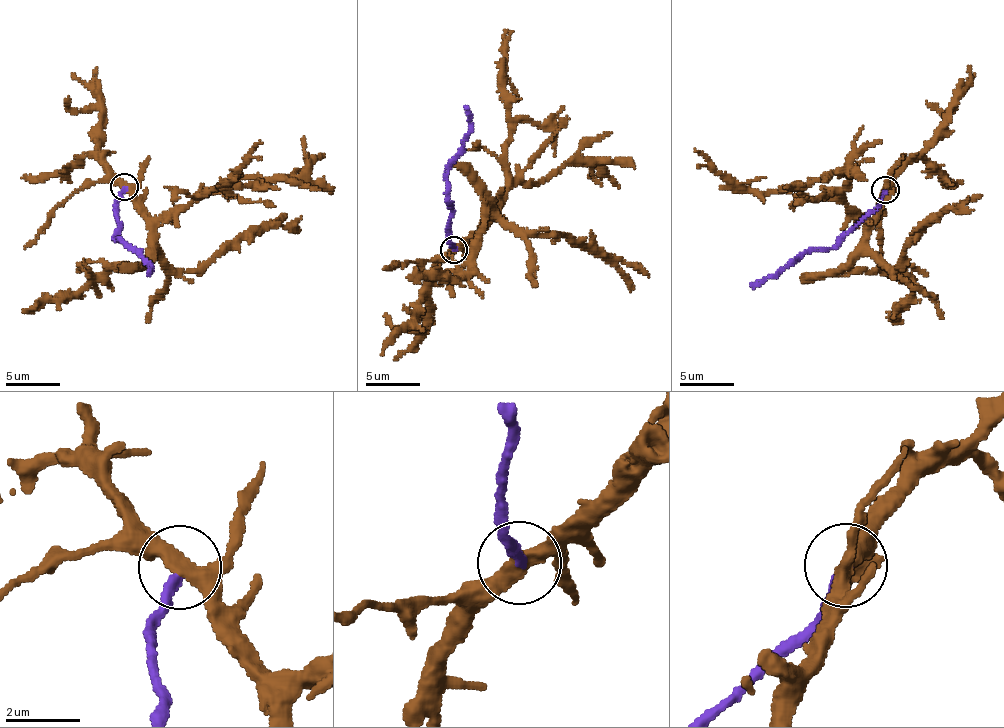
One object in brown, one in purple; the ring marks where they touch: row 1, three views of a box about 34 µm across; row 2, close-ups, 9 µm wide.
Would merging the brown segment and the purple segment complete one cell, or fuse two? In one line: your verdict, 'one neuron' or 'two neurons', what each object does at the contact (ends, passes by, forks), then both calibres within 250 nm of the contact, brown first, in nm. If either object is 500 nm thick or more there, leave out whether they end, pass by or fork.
two neurons; brown forks there; purple ends there; 360 nm thick on the brown side, 240 nm on the other

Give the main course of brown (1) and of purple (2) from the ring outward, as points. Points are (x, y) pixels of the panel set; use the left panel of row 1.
1: (123, 187), (154, 229), (169, 266), (186, 272), (198, 272), (216, 254), (269, 228), (293, 226), (301, 216)
2: (123, 187), (116, 202), (120, 229), (114, 239), (123, 239), (140, 251), (152, 265), (148, 272)

